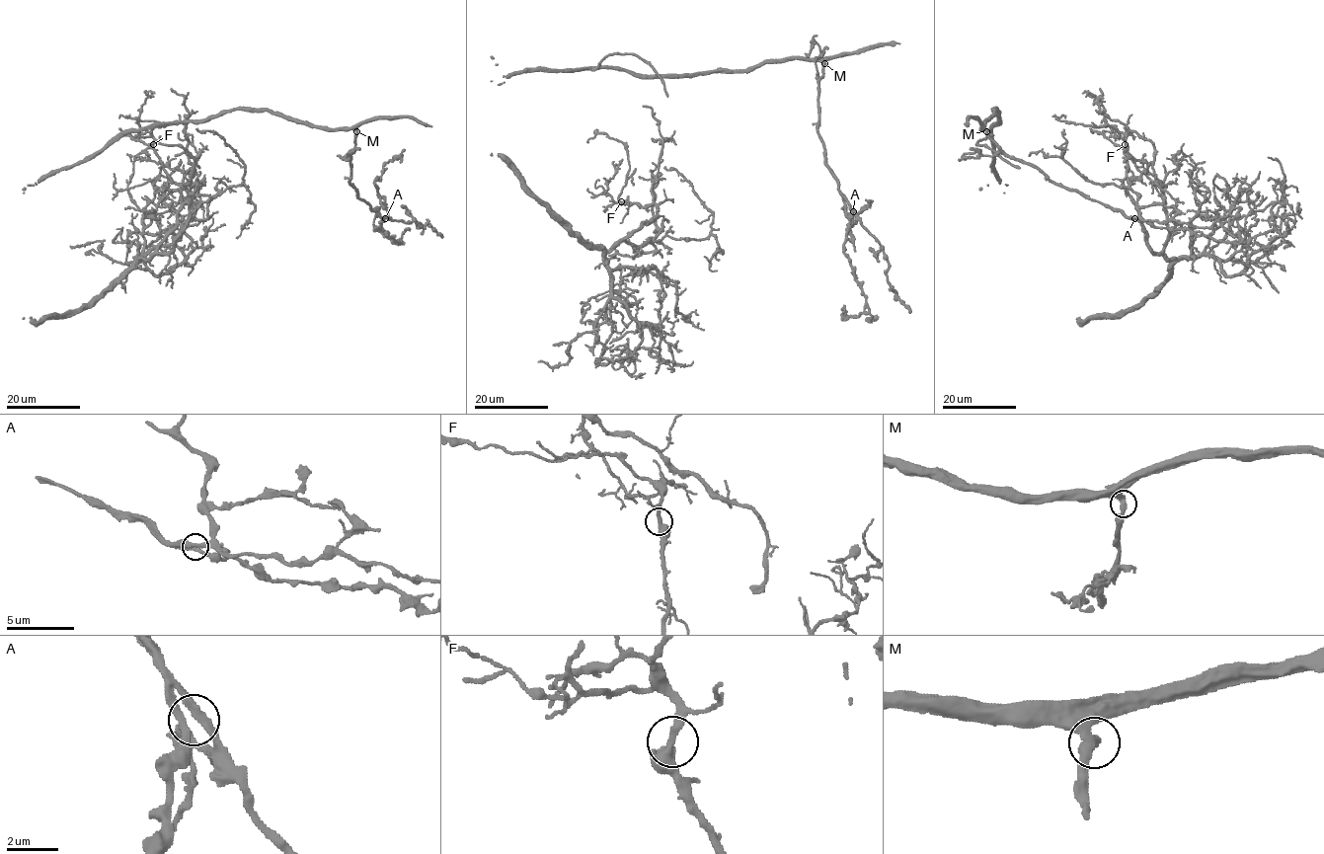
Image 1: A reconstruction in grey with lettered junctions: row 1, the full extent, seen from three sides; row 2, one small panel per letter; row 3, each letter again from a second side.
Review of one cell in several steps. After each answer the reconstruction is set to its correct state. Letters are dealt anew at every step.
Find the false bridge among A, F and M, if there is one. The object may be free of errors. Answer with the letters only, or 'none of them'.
none of them

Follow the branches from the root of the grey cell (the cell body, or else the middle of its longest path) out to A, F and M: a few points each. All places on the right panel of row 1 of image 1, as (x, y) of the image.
A: (992, 134), (990, 130), (998, 121), (995, 109), (981, 129), (1006, 154), (1036, 165), (1059, 185), (1134, 218)
F: (992, 134), (976, 144), (1014, 165), (1040, 150), (1064, 159), (1090, 181), (1122, 188), (1129, 185), (1125, 144)
M: (992, 134), (990, 130), (998, 121), (995, 109), (981, 127), (986, 131)

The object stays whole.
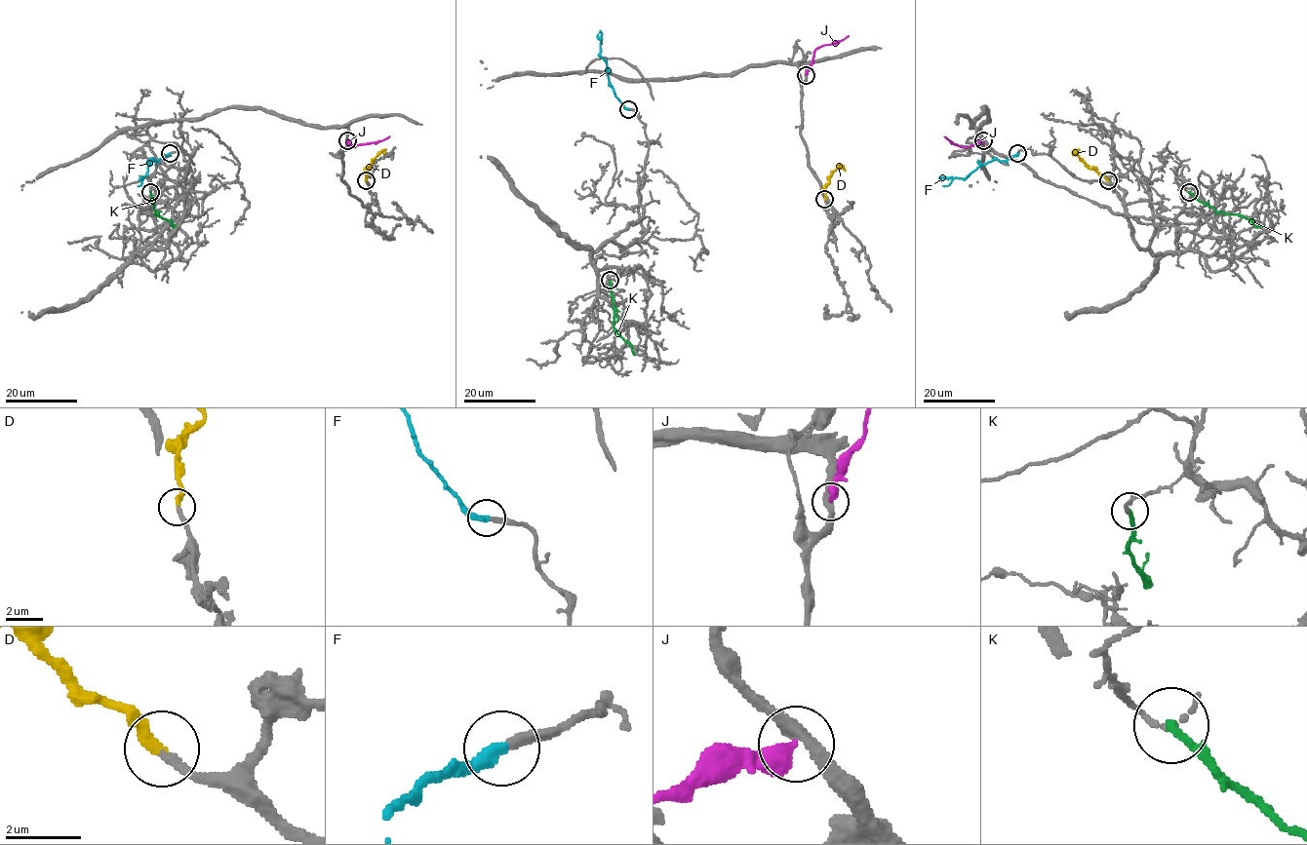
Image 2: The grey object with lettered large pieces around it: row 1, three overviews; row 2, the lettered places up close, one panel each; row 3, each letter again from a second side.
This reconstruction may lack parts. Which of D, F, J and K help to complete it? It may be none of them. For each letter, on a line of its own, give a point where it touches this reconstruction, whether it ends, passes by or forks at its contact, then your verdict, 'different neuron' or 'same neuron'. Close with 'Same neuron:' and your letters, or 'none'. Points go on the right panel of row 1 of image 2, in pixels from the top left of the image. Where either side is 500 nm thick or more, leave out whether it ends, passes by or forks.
D: meets grey at (1108, 180); it ends there; same neuron
F: meets grey at (1017, 153); it ends there; same neuron
J: meets grey at (983, 140); it ends there; different neuron
K: meets grey at (1189, 192); it ends there; different neuron
Same neuron: D, F

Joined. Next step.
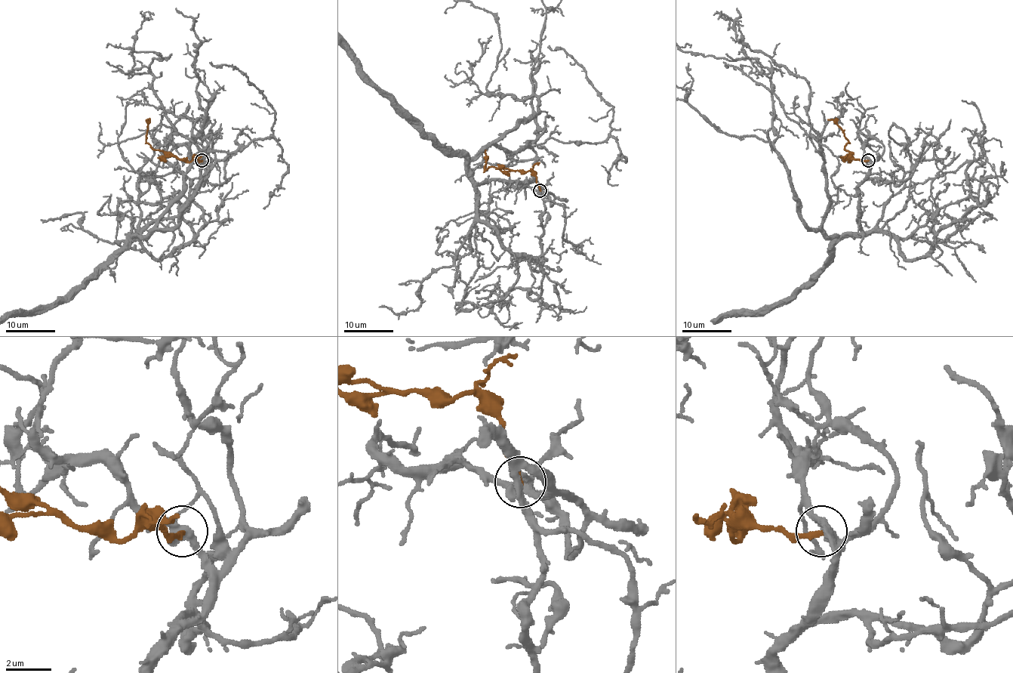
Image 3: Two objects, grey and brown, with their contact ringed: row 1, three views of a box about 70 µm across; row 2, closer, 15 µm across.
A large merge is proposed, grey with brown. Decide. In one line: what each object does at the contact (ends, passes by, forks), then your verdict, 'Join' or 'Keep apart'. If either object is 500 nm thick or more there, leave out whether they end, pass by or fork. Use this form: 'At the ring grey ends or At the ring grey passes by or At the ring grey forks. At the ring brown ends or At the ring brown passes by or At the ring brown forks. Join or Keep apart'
At the ring grey passes by. At the ring brown ends. Keep apart

